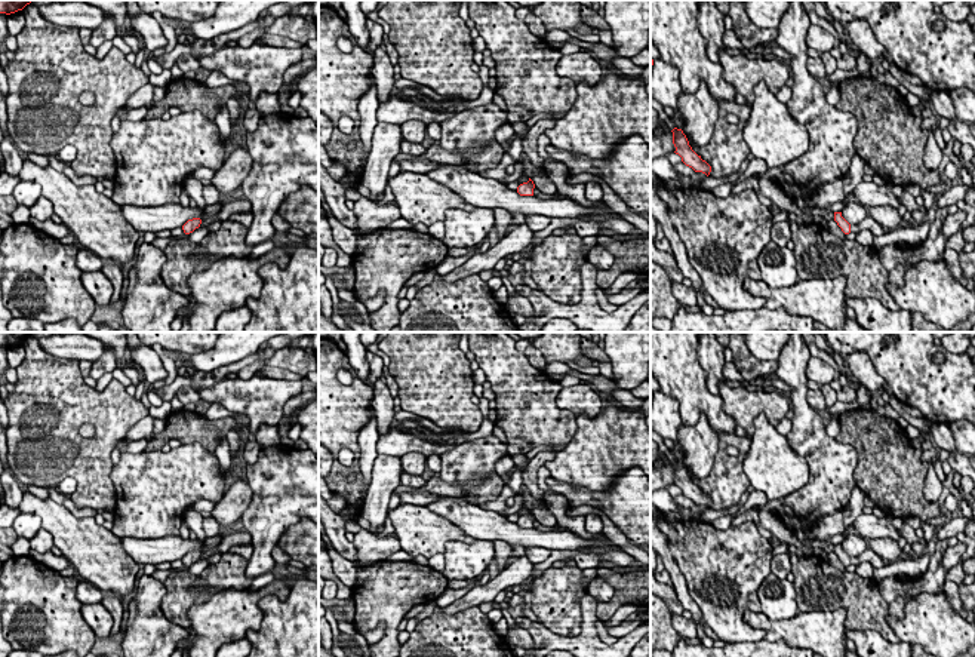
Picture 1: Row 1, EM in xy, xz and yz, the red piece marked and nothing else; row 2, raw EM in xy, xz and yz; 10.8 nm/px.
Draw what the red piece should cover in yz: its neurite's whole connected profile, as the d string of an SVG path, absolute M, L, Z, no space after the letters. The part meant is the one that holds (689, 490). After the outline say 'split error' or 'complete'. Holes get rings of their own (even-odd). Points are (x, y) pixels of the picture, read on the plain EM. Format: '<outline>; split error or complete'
M674 460L671 464L673 464L673 476L676 479L674 485L682 489L682 494L686 498L692 500L695 504L702 504L708 509L711 504L711 498L692 482L683 463Z; complete

